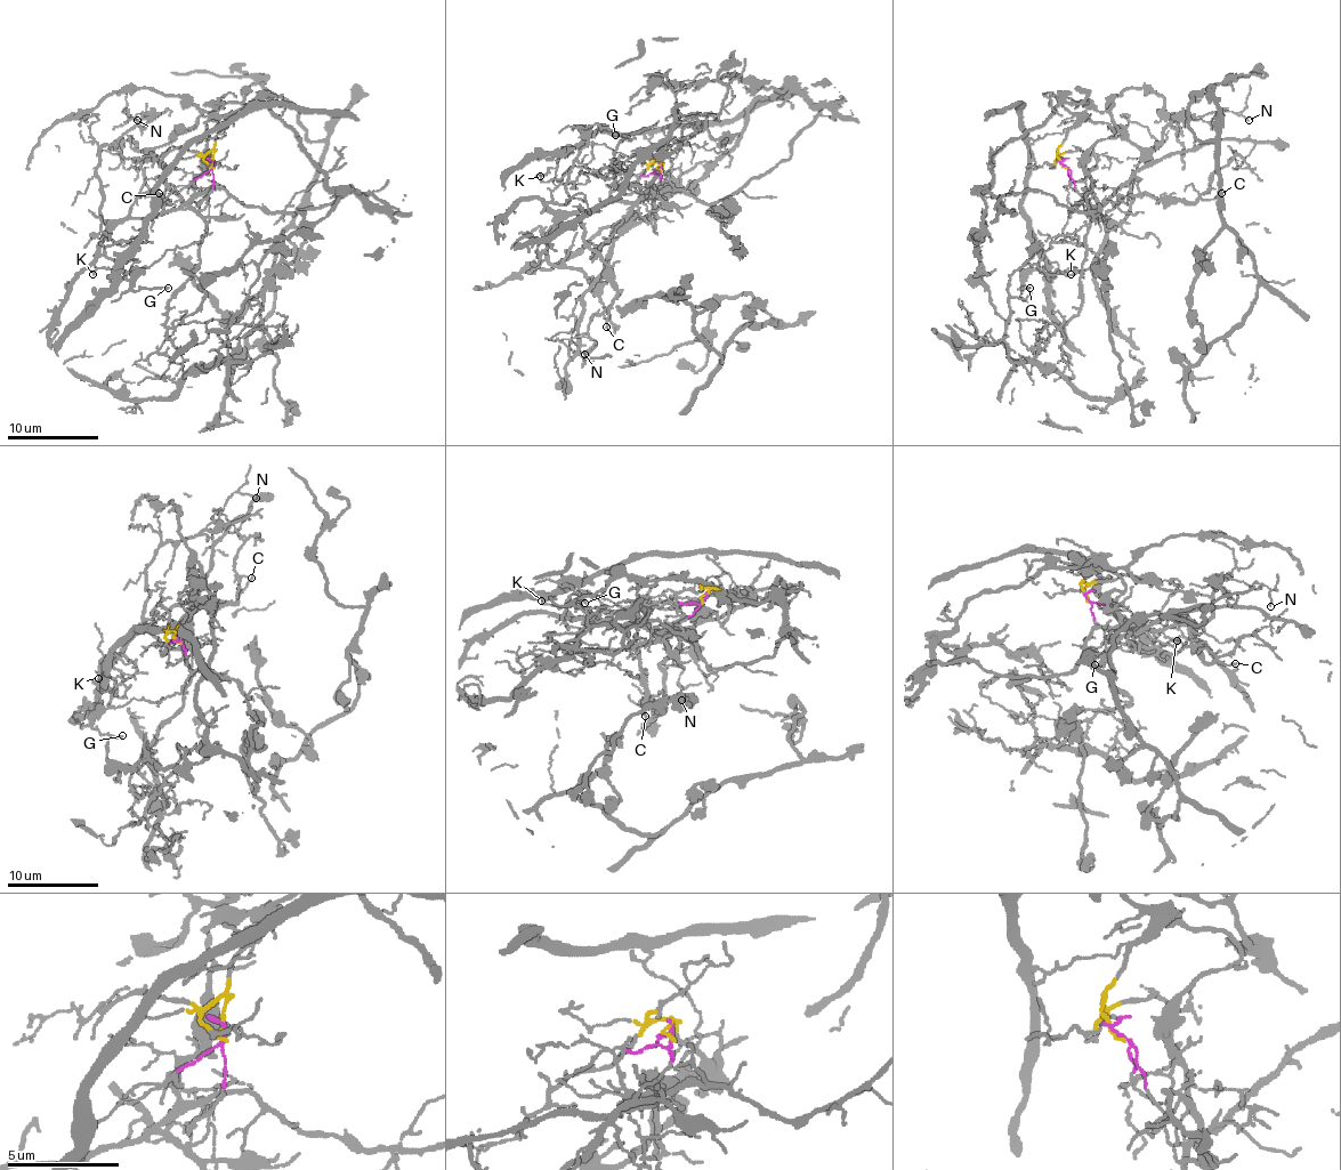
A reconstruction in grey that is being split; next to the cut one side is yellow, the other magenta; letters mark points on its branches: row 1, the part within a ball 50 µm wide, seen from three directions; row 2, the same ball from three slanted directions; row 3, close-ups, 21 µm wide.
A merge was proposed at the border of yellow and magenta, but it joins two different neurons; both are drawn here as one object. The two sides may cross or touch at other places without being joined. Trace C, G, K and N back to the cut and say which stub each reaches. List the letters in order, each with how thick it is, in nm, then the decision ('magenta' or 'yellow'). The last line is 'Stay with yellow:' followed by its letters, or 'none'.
C: 130 nm thick; yellow
G: 120 nm thick; yellow
K: 110 nm thick; yellow
N: 120 nm thick; yellow
Stay with yellow: C, G, K, N

